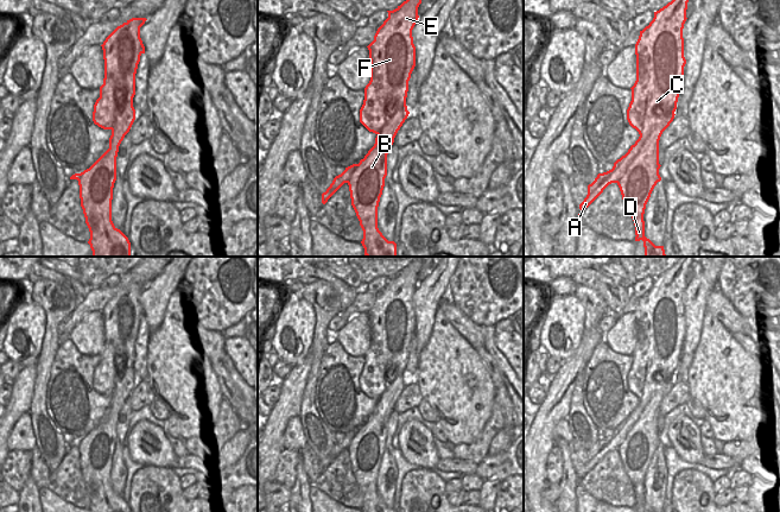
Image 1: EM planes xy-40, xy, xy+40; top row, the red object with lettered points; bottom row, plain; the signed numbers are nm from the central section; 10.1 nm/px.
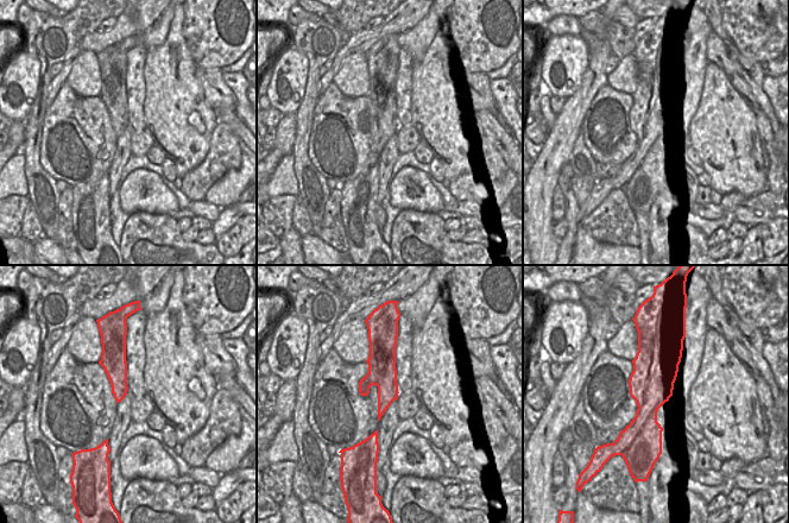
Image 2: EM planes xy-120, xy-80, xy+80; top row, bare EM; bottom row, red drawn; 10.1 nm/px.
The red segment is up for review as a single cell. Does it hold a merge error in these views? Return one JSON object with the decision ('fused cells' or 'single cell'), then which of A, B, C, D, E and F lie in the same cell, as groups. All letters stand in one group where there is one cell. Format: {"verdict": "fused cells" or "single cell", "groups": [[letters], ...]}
{"verdict": "fused cells", "groups": [["A", "C", "E", "F"], ["B", "D"]]}

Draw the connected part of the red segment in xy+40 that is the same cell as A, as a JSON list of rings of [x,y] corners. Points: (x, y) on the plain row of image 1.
[[[681,257],[666,272],[654,278],[654,284],[635,310],[636,347],[627,386],[640,403],[628,418],[614,429],[611,436],[598,440],[588,451],[588,461],[579,475],[588,474],[611,449],[617,449],[638,423],[655,391],[667,394],[674,385],[683,349],[684,304],[687,268],[692,257]]]

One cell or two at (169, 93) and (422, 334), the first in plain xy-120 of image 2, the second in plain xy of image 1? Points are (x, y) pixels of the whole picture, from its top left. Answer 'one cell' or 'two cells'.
two cells

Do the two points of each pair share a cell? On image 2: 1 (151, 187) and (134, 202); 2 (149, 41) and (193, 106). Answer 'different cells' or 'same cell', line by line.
1: same cell
2: different cells

